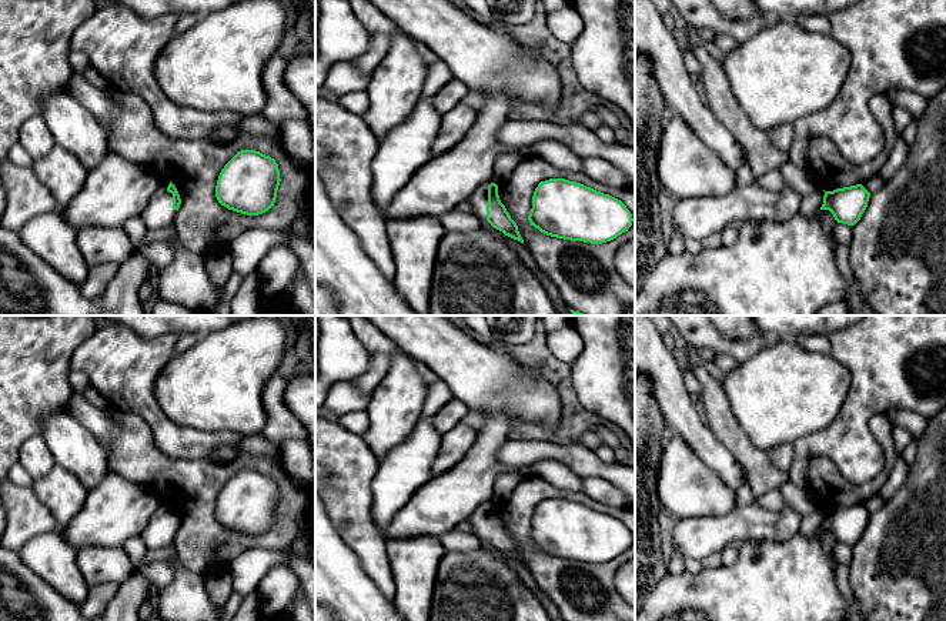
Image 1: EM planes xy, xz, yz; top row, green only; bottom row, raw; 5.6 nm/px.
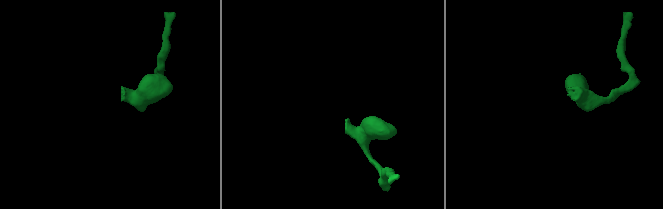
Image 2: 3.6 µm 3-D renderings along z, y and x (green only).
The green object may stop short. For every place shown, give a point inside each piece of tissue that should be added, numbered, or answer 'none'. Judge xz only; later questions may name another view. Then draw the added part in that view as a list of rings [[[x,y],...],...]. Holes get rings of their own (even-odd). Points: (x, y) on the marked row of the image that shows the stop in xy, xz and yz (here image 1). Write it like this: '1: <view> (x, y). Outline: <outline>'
1: xz (478, 199). Outline: [[[492,181],[479,184],[468,198],[472,206],[474,216],[481,221],[487,221],[488,186],[491,183]]]

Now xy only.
1: xy (159, 213). Outline: [[[166,180],[150,198],[141,213],[141,220],[148,230],[167,228],[174,224],[177,210],[173,208],[173,194],[167,191],[170,181]]]

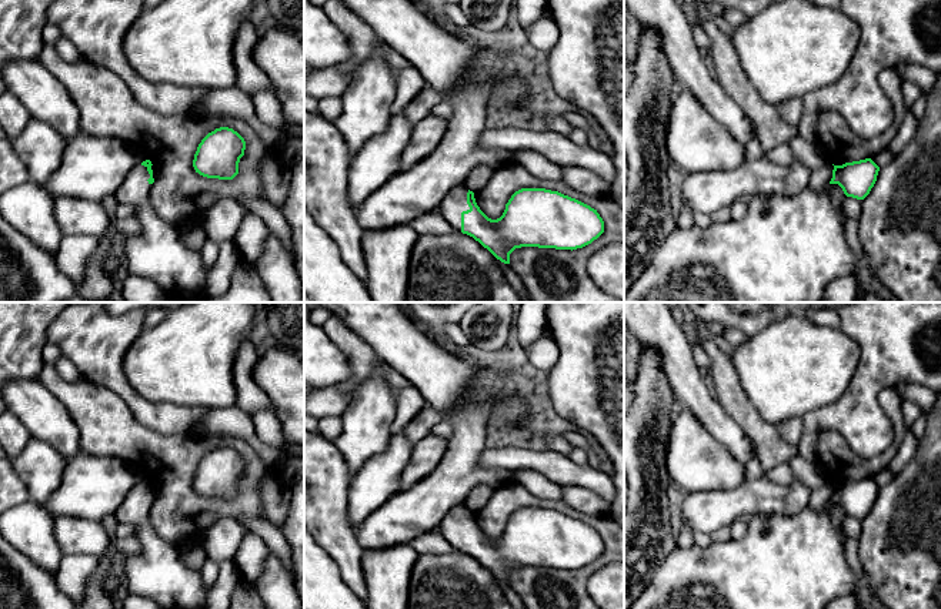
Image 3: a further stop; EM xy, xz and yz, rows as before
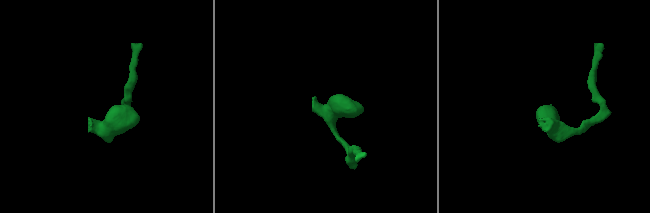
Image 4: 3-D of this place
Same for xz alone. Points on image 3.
1: xz (451, 207). Outline: [[[466,184],[456,185],[438,207],[443,218],[456,230],[461,231],[461,213],[470,210],[467,204],[468,188]]]

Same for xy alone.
1: xy (159, 253). Outline: [[[134,165],[114,197],[119,204],[136,208],[141,225],[136,237],[124,238],[124,268],[129,275],[154,281],[177,302],[198,302],[208,297],[213,267],[203,262],[200,251],[186,245],[178,225],[161,220],[150,200],[151,184],[147,167]]]

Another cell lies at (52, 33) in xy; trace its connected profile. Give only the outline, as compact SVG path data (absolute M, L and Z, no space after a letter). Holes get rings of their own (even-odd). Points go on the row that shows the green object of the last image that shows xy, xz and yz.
M46 23L43 29L43 40L46 44L56 44L61 36L63 33L57 26Z

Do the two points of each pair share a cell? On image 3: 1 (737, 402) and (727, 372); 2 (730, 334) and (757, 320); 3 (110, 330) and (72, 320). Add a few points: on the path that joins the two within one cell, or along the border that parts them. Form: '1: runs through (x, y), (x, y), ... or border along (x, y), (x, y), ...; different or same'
1: runs through (731, 395), (727, 380); same
2: border along (728, 327), (738, 328), (748, 337); different
3: runs through (100, 330), (82, 330); same

